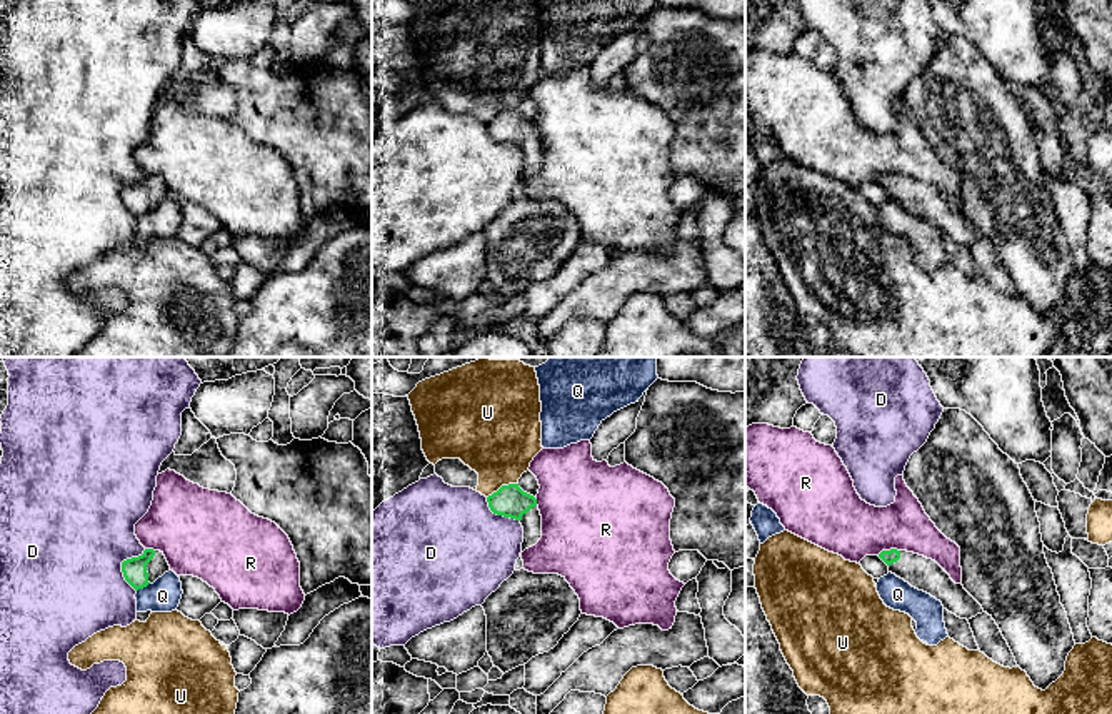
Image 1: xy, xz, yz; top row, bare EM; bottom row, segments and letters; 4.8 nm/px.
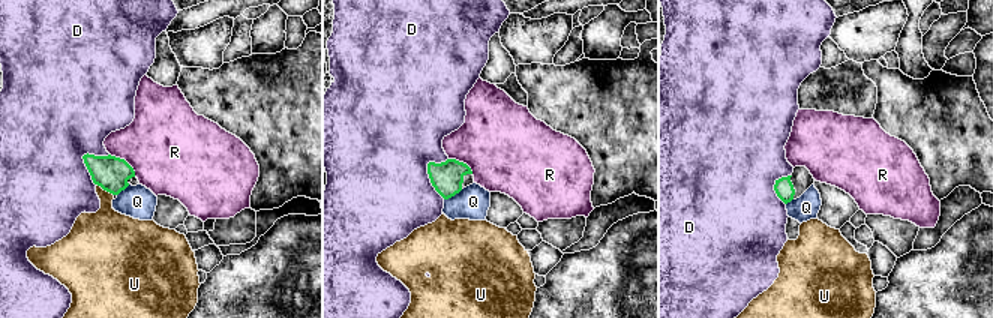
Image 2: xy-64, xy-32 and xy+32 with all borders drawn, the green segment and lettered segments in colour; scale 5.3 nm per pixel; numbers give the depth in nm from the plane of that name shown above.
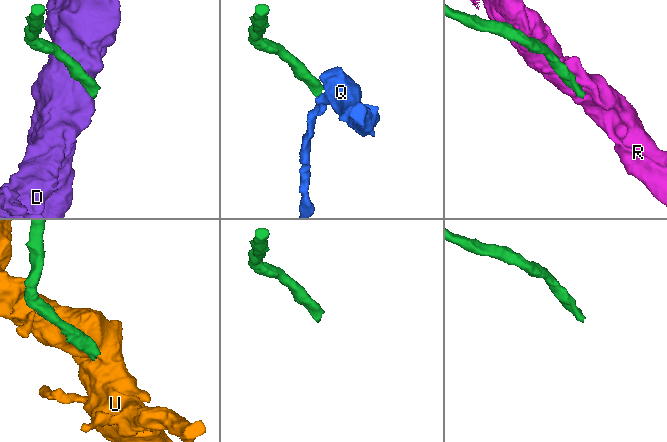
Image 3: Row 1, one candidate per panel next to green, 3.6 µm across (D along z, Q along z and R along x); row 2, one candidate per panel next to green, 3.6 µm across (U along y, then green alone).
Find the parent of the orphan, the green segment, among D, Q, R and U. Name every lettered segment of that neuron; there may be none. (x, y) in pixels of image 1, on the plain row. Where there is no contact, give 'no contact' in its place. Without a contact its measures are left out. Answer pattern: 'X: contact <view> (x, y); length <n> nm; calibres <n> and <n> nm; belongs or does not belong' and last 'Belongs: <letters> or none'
D: contact xy (122, 192); length 220 nm; calibres 120 and 500 nm; does not belong
Q: contact xy (142, 214); length 80 nm; calibres 120 and 160 nm; does not belong
R: contact yz (887, 177); length 110 nm; calibres 70 and 300 nm; does not belong
U: contact xz (502, 112); length 160 nm; calibres 160 and 420 nm; does not belong
Belongs: none

